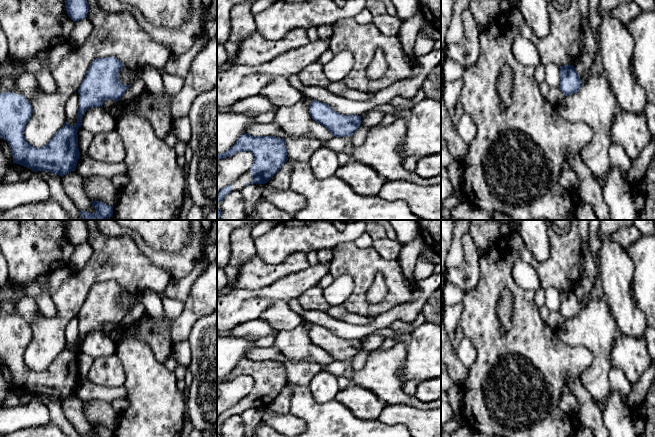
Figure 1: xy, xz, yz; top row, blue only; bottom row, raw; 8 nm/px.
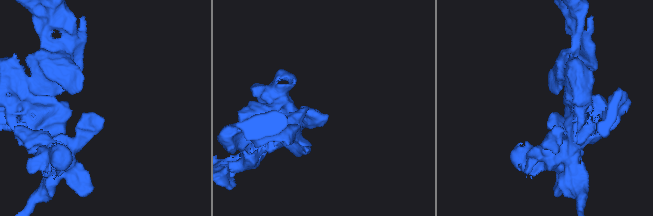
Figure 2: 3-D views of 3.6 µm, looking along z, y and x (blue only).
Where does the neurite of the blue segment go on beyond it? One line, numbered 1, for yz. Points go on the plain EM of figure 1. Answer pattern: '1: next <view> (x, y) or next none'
1: next none

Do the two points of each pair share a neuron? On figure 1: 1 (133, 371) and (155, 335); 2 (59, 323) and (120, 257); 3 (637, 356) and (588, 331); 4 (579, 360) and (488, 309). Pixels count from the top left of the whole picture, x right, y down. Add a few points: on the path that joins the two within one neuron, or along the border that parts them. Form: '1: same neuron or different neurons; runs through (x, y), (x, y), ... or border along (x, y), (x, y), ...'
1: different neurons; border along (127, 337), (144, 340), (154, 356), (163, 363)
2: same neuron; runs through (68, 304), (68, 299), (98, 269), (101, 269)
3: different neurons; border along (617, 332), (610, 353), (610, 367)
4: same neuron; runs through (552, 360), (533, 360), (511, 350), (497, 336)

